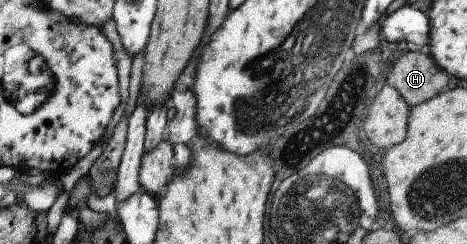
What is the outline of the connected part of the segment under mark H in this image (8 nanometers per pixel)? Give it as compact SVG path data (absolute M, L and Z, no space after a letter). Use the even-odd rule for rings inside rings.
M421 50L397 58L384 83L392 86L411 108L446 89L448 79L449 75Z

